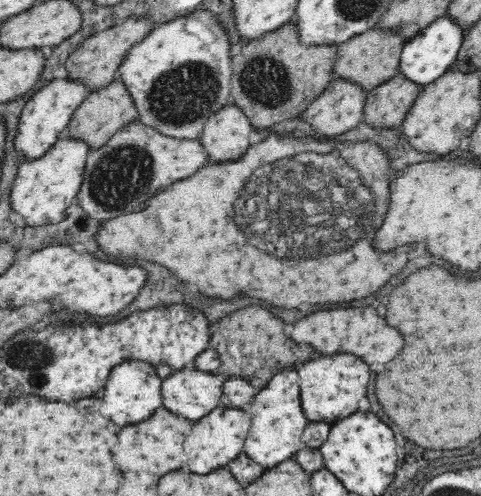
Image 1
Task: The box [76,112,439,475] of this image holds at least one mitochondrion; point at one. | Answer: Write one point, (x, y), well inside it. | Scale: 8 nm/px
(282, 203)

